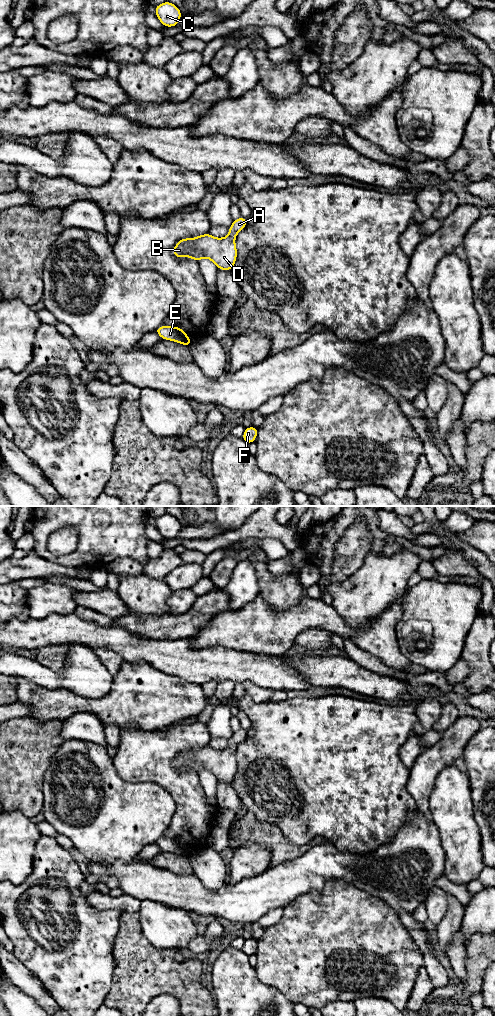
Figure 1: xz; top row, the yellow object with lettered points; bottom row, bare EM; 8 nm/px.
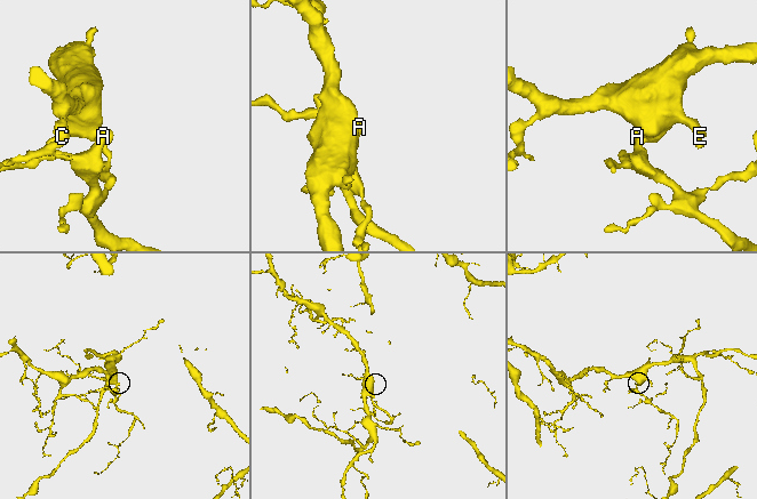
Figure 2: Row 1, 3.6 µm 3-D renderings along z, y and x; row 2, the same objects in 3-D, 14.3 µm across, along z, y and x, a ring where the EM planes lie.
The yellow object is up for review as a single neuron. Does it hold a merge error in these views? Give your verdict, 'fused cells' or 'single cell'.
single cell

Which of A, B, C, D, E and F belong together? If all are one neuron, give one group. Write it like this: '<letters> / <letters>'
A B C D E F

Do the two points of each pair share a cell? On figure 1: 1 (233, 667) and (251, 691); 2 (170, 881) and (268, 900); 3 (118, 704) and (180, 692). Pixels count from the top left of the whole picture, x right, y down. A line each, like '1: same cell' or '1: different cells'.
1: different cells
2: same cell
3: same cell

